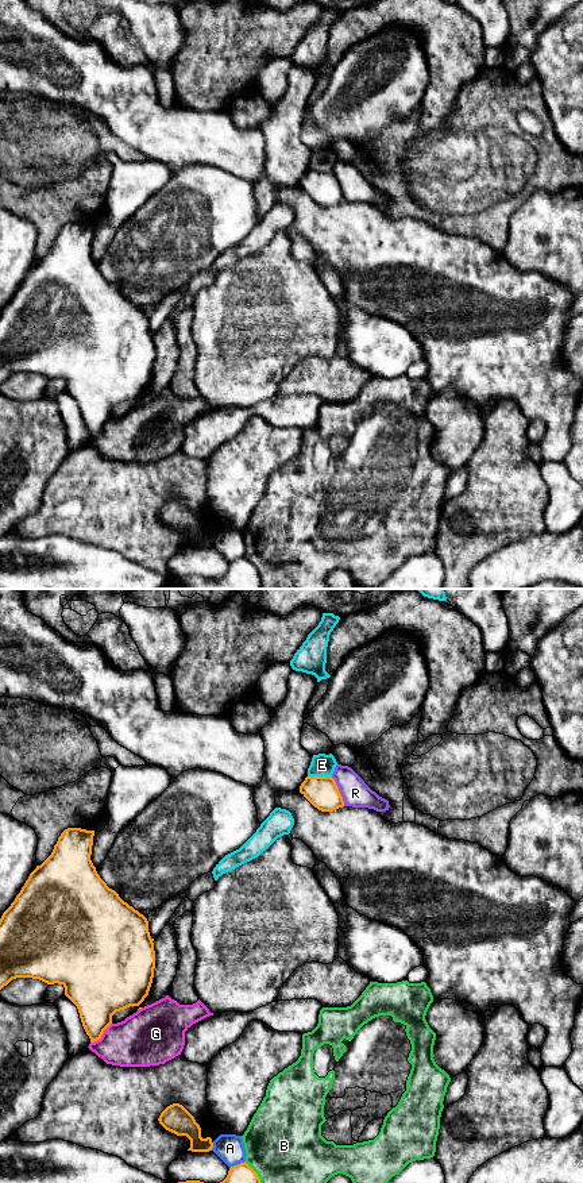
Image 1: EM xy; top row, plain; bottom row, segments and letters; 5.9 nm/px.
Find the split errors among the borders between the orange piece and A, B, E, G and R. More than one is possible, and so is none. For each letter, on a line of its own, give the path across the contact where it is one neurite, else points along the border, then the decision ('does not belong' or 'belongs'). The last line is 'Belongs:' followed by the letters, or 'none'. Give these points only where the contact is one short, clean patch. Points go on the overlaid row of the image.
A: does not belong
B: does not belong
E: does not belong
G: does not belong
R: belongs
Belongs: R

